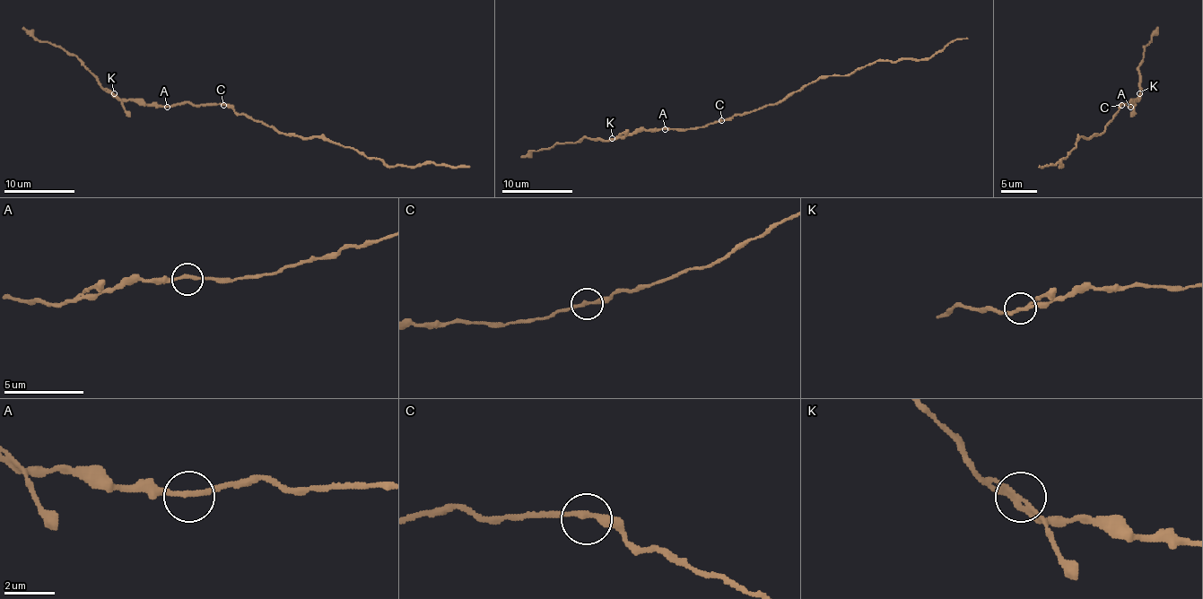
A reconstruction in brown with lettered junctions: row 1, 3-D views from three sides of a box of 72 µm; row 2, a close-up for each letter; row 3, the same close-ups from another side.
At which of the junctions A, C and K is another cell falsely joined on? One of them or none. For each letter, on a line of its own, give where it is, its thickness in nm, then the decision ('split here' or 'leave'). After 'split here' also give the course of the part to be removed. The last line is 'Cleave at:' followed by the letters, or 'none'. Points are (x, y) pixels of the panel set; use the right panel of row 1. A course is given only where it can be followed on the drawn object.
A: (1130, 107) | 200 nm | leave
C: (1121, 105) | 240 nm | leave
K: (1139, 93) | 240 nm | split here | (1138, 93), (1130, 116)
Cleave at: K

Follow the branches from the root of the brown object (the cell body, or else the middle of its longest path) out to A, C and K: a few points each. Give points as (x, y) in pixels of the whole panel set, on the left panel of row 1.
A: (245, 116), (220, 103), (173, 103), (167, 107)
C: (245, 116), (223, 105)
K: (245, 116), (220, 103), (140, 105), (133, 99), (120, 99), (113, 93)

